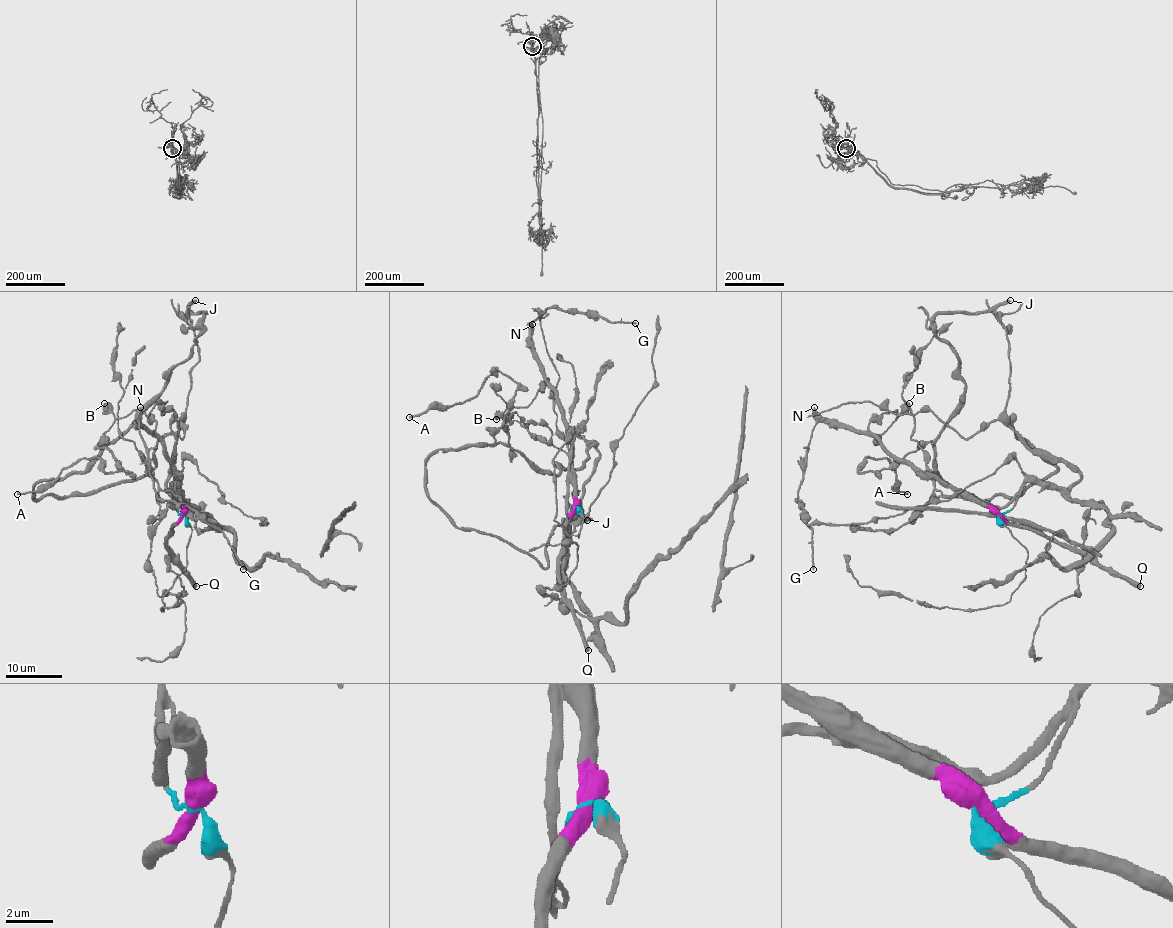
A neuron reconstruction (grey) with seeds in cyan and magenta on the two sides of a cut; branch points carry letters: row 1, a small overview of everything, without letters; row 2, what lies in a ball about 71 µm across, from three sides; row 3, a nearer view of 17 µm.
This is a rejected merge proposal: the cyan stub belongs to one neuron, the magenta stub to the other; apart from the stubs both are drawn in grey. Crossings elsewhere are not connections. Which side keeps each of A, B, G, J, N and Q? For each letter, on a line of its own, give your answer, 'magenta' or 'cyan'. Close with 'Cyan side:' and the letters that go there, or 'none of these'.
A: cyan
B: magenta
G: magenta
J: cyan
N: magenta
Q: magenta
Cyan side: A, J

